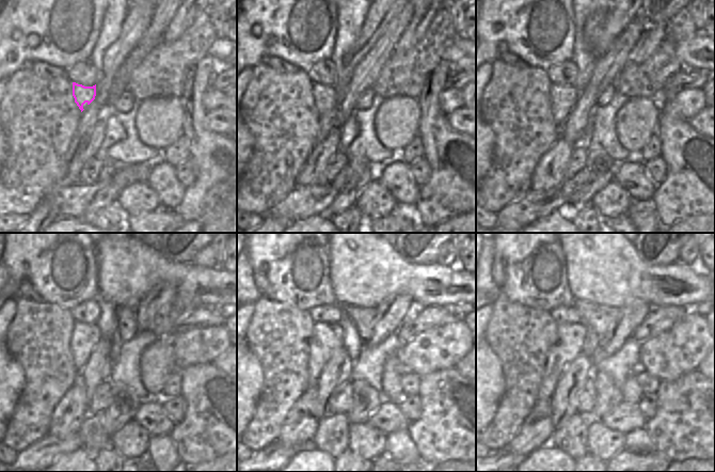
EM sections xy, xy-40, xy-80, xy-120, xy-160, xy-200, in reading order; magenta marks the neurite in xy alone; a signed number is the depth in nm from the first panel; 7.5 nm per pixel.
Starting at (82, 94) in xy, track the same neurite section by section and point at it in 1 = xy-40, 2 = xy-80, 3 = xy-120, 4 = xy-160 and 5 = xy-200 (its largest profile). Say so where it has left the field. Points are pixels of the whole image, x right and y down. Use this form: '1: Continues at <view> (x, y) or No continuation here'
1: Continues at xy-40 (321, 93)
2: Continues at xy-80 (558, 92)
3: Continues at xy-120 (92, 331)
4: Continues at xy-160 (334, 333)
5: Continues at xy-200 (575, 333)

